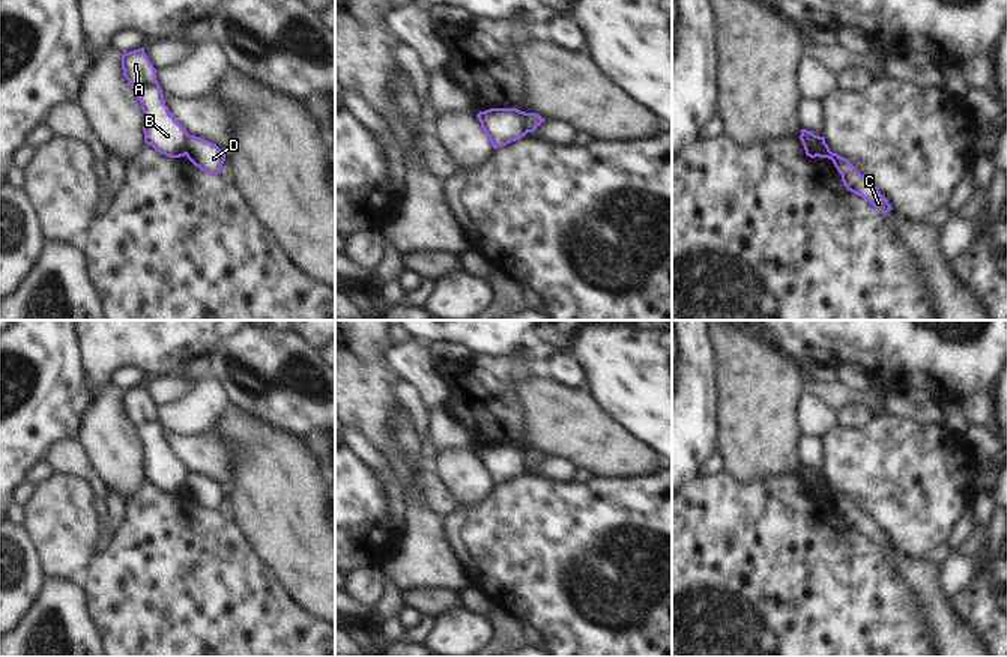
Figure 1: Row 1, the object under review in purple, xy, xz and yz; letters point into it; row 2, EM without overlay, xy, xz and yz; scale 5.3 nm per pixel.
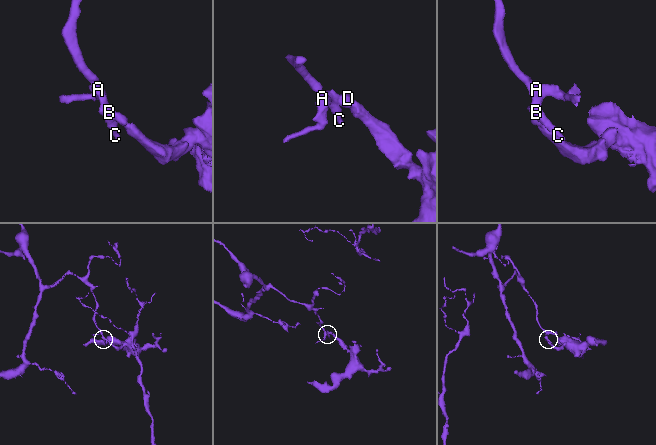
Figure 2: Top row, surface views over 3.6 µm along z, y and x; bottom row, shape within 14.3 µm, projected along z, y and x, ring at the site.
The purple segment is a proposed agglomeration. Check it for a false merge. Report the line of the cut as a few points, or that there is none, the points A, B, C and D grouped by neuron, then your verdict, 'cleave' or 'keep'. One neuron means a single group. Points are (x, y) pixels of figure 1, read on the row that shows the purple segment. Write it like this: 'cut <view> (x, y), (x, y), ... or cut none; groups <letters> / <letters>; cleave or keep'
cut yz (824, 140), (804, 139), (801, 142); groups A B C / D; cleave

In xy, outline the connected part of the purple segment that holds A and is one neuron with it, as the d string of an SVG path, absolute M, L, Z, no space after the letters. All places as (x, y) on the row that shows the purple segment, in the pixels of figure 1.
M144 48L122 54L122 69L144 113L144 143L168 158L185 156L189 134L170 114L156 80L158 71L150 63Z

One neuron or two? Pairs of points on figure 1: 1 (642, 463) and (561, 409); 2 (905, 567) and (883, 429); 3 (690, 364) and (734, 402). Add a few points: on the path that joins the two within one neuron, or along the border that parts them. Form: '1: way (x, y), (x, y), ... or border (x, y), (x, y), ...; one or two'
1: way (622, 456), (594, 442), (580, 429); one
2: border (893, 544), (908, 555), (922, 558); two
3: border (713, 354), (720, 423); two

